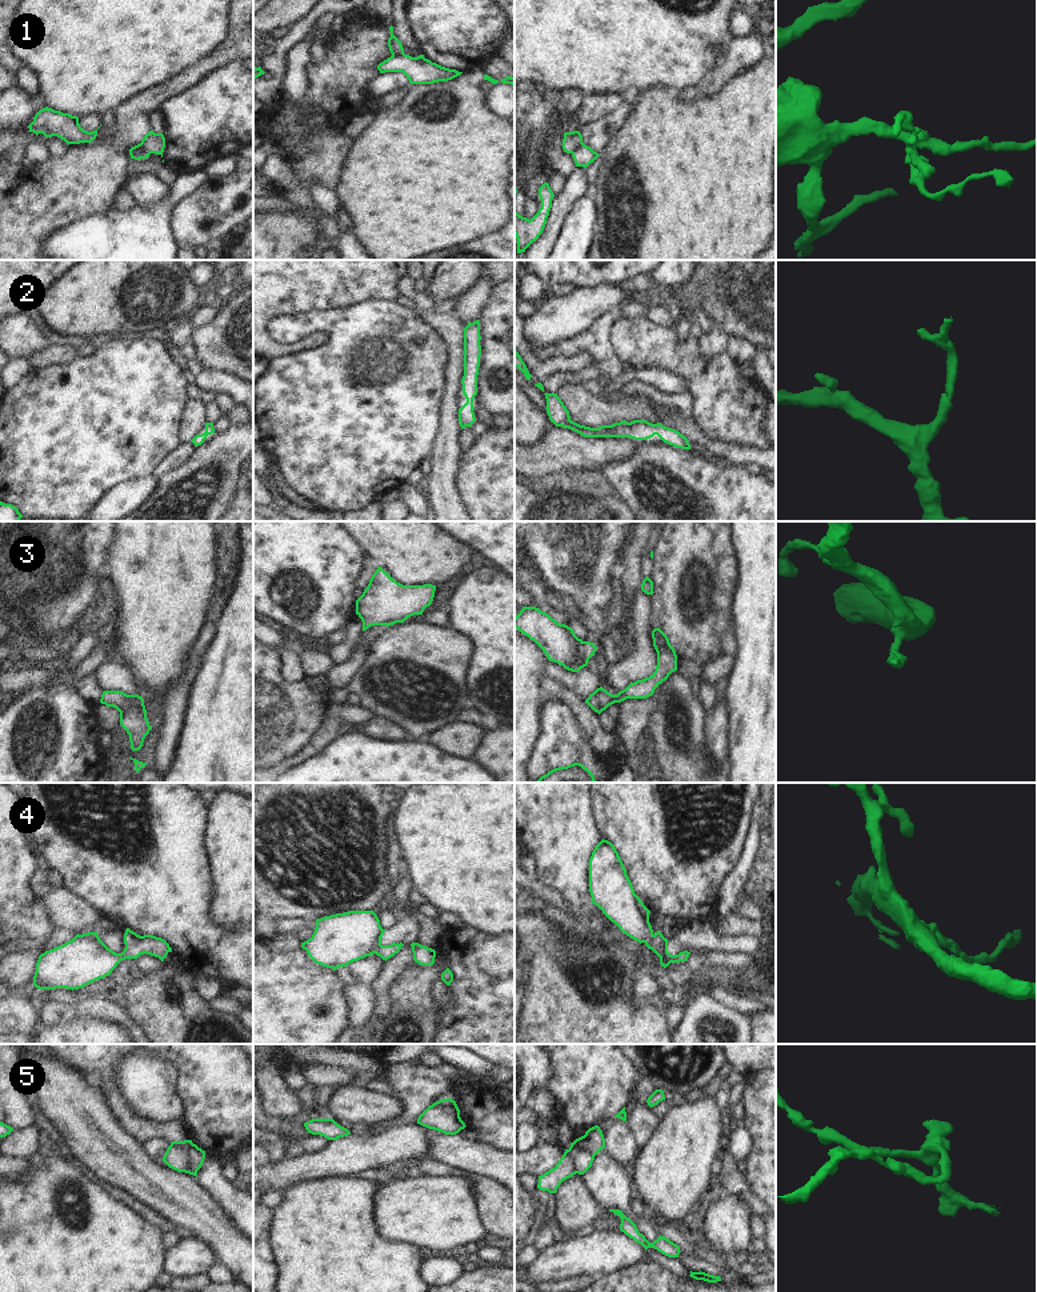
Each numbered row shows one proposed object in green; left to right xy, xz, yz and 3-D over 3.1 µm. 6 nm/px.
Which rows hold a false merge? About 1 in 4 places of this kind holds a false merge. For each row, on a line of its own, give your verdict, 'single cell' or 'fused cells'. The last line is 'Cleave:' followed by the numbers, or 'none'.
1: fused cells
2: single cell
3: single cell
4: single cell
5: fused cells
Cleave: 1, 5

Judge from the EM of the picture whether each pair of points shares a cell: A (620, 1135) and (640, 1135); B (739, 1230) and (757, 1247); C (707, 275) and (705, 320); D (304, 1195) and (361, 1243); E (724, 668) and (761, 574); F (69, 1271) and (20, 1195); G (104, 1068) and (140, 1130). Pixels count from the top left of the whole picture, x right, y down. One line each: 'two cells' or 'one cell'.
A: two cells
B: two cells
C: two cells
D: one cell
E: two cells
F: one cell
G: one cell

